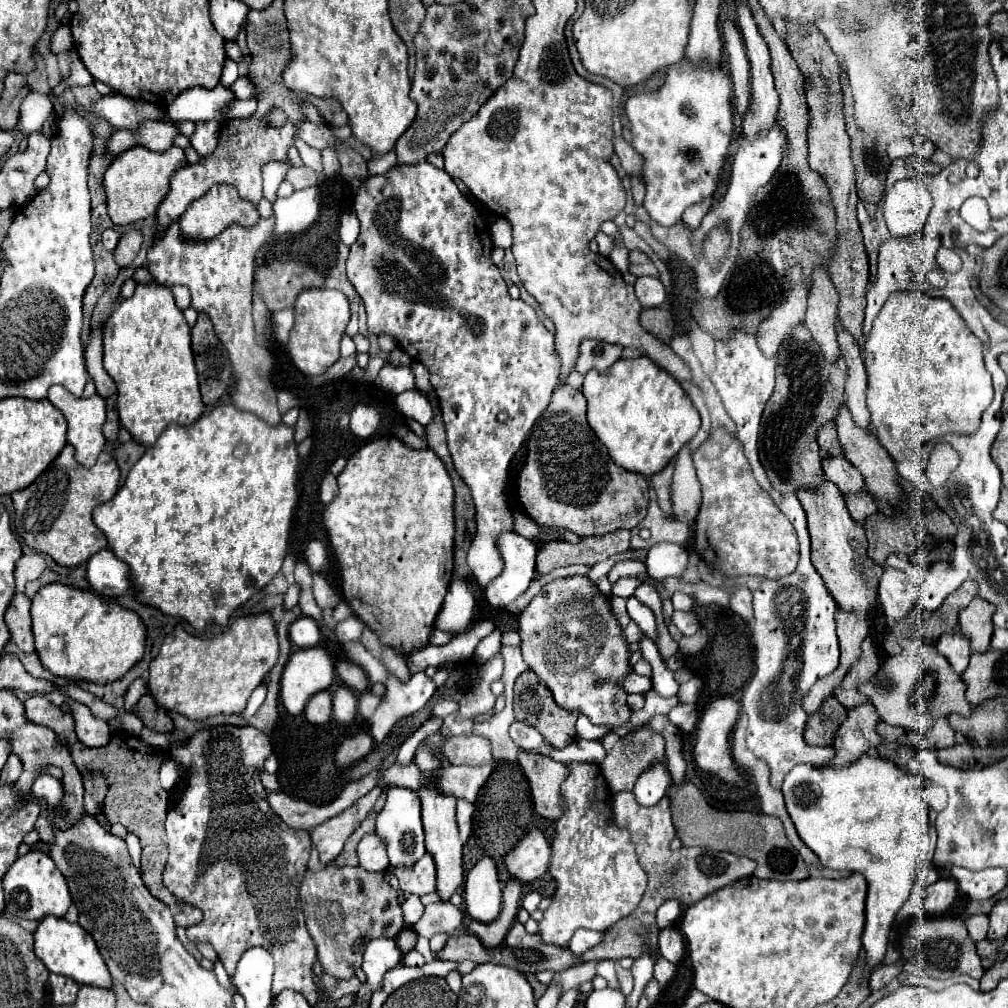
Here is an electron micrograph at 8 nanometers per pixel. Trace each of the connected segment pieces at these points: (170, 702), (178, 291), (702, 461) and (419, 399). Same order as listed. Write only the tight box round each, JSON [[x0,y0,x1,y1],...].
[[147,611,279,719],[171,287,191,311],[693,429,799,579],[395,389,433,425]]

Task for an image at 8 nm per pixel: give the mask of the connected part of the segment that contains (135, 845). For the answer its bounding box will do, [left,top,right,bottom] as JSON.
[125,833,141,867]

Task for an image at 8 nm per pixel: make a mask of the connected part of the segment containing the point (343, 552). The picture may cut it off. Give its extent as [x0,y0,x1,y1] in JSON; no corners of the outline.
[323,435,455,657]

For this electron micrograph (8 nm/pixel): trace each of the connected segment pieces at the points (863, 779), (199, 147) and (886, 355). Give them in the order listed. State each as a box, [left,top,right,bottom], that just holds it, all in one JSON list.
[[781,755,937,965],[191,121,219,157],[863,291,993,459]]

